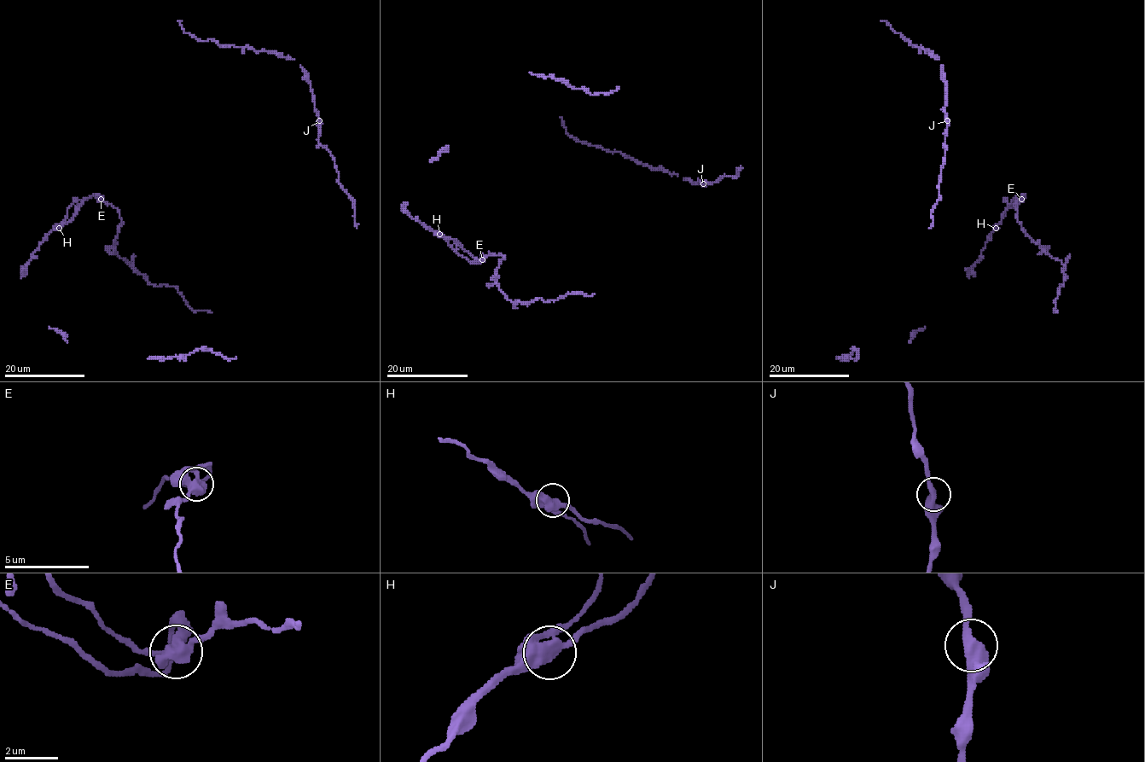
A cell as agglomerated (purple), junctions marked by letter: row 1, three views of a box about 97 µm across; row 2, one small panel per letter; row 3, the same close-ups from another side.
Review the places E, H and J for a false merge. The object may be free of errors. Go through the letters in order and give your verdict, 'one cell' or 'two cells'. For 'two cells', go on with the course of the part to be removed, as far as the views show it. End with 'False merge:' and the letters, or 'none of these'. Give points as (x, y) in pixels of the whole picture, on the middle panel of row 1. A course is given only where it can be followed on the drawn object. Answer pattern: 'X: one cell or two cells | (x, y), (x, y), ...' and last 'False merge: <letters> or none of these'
E: one cell
H: one cell
J: one cell
False merge: none of these

